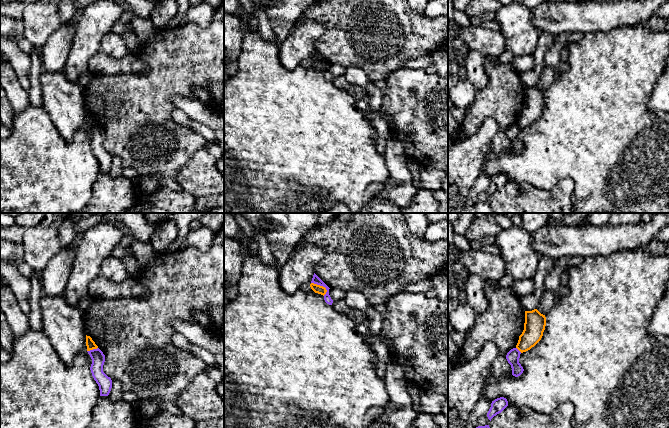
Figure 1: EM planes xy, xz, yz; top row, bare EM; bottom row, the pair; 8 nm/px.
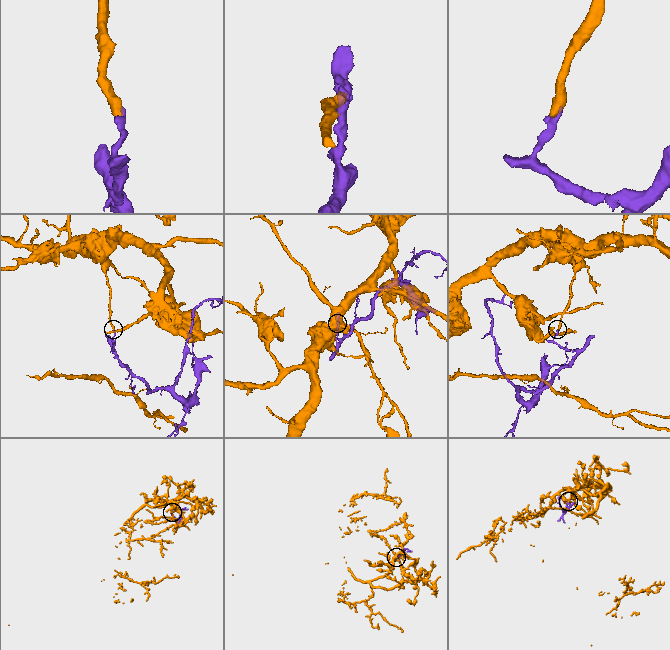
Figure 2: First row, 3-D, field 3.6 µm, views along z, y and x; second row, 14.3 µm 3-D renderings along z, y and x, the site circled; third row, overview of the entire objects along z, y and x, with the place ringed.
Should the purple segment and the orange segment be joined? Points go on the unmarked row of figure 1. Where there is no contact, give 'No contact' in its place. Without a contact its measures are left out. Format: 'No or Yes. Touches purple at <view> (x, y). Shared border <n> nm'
No. Touches purple at xz (321, 61). Shared border 160 nm

